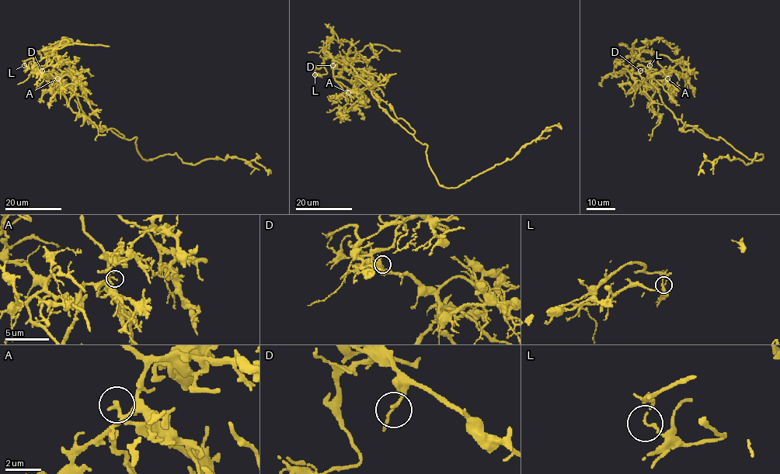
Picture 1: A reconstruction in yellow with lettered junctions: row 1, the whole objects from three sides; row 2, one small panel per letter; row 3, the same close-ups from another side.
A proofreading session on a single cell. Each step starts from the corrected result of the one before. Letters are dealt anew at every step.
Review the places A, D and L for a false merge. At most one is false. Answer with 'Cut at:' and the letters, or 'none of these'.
Cut at: L

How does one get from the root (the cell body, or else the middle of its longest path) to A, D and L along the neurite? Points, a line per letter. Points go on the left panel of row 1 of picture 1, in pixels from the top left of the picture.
A: (111, 130), (91, 123), (81, 110), (75, 93), (64, 85), (63, 81), (57, 78)
D: (111, 130), (91, 123), (81, 110), (75, 93), (42, 70)
L: (111, 130), (89, 122), (71, 89), (36, 67), (28, 68), (24, 65)

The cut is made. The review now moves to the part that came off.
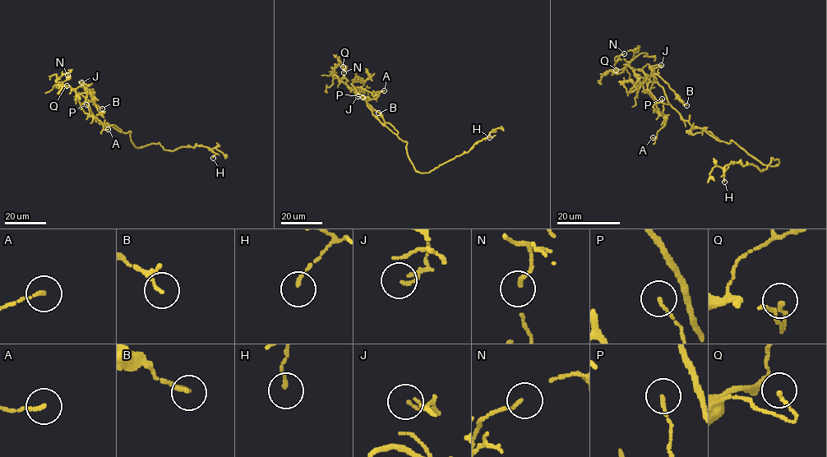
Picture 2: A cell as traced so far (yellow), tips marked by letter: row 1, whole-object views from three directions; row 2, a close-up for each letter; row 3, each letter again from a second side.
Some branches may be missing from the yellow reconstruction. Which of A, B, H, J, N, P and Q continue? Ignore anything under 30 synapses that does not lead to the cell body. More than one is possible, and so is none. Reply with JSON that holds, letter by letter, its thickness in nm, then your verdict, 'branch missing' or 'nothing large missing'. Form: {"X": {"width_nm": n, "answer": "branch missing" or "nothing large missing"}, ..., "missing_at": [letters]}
{"A": {"width_nm": 120, "answer": "nothing large missing"}, "B": {"width_nm": 110, "answer": "nothing large missing"}, "H": {"width_nm": 120, "answer": "nothing large missing"}, "J": {"width_nm": 70, "answer": "nothing large missing"}, "N": {"width_nm": 100, "answer": "nothing large missing"}, "P": {"width_nm": 130, "answer": "nothing large missing"}, "Q": {"width_nm": 150, "answer": "nothing large missing"}, "missing_at": []}

